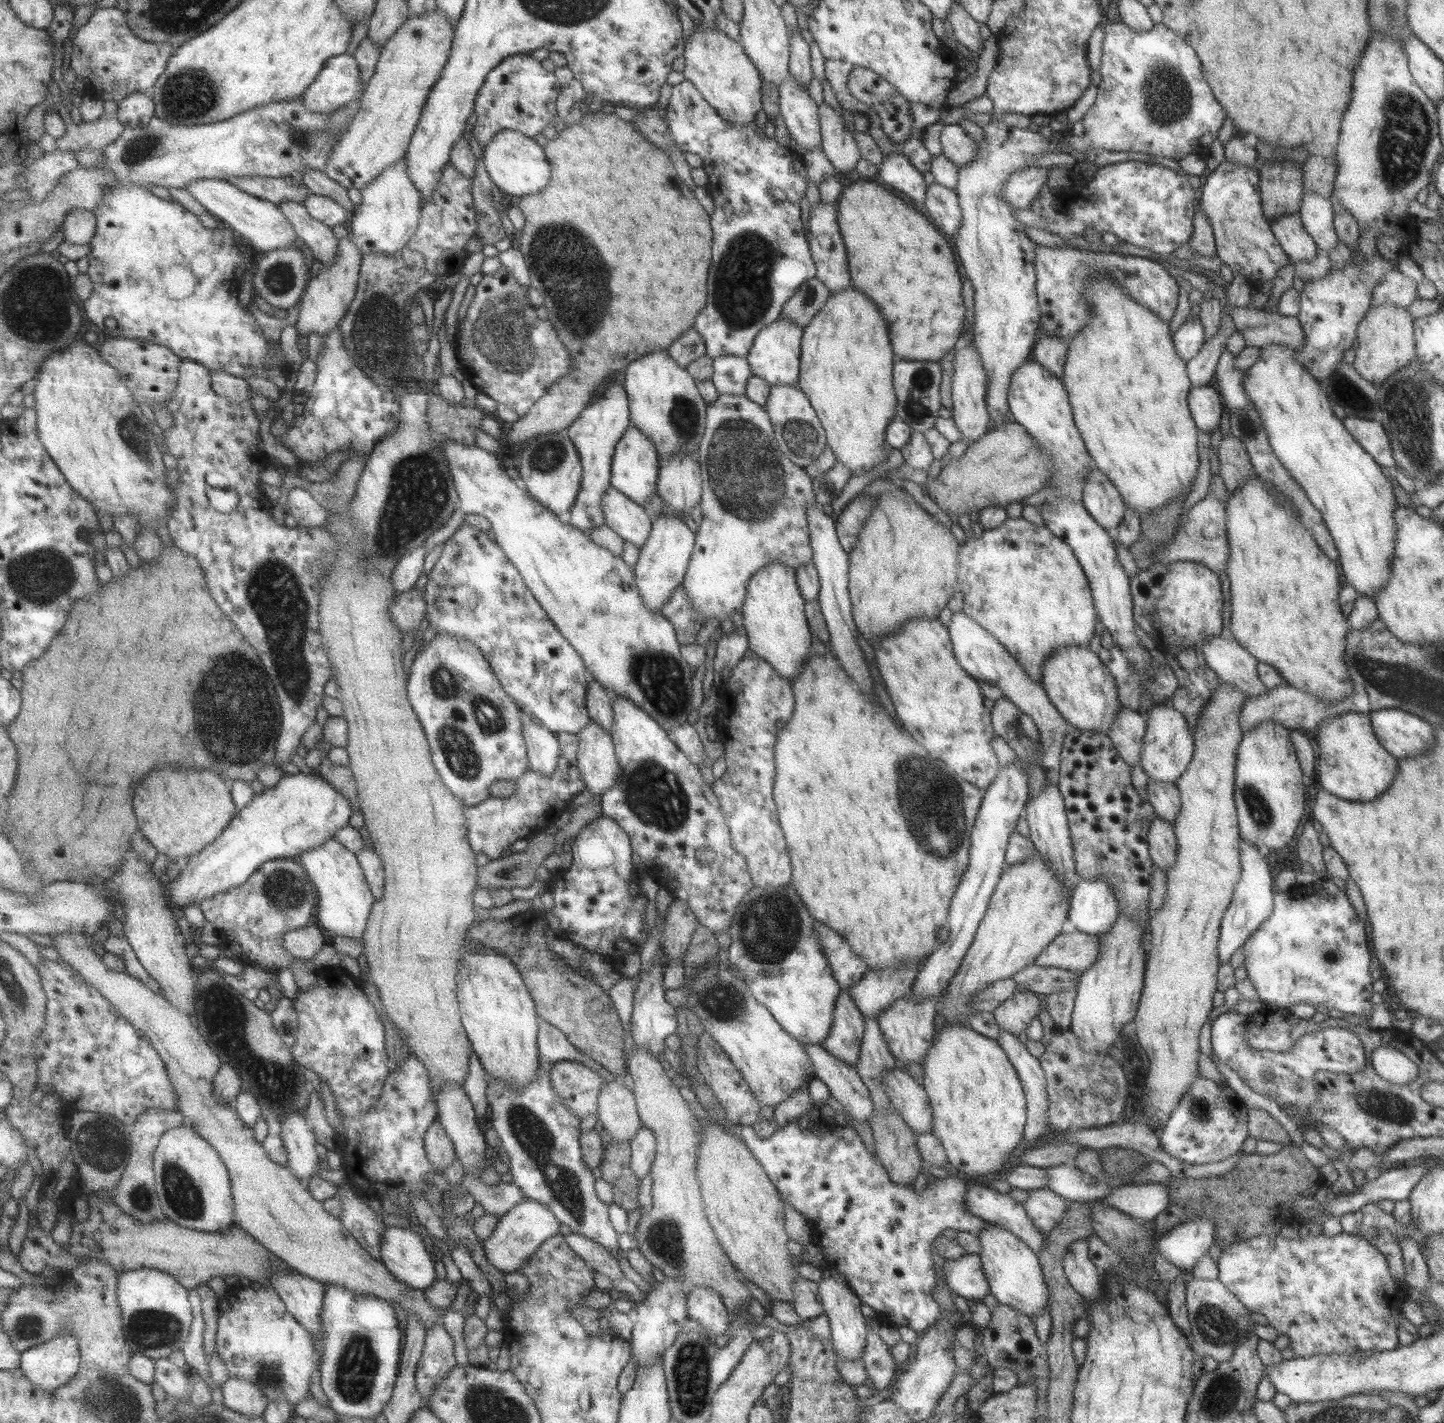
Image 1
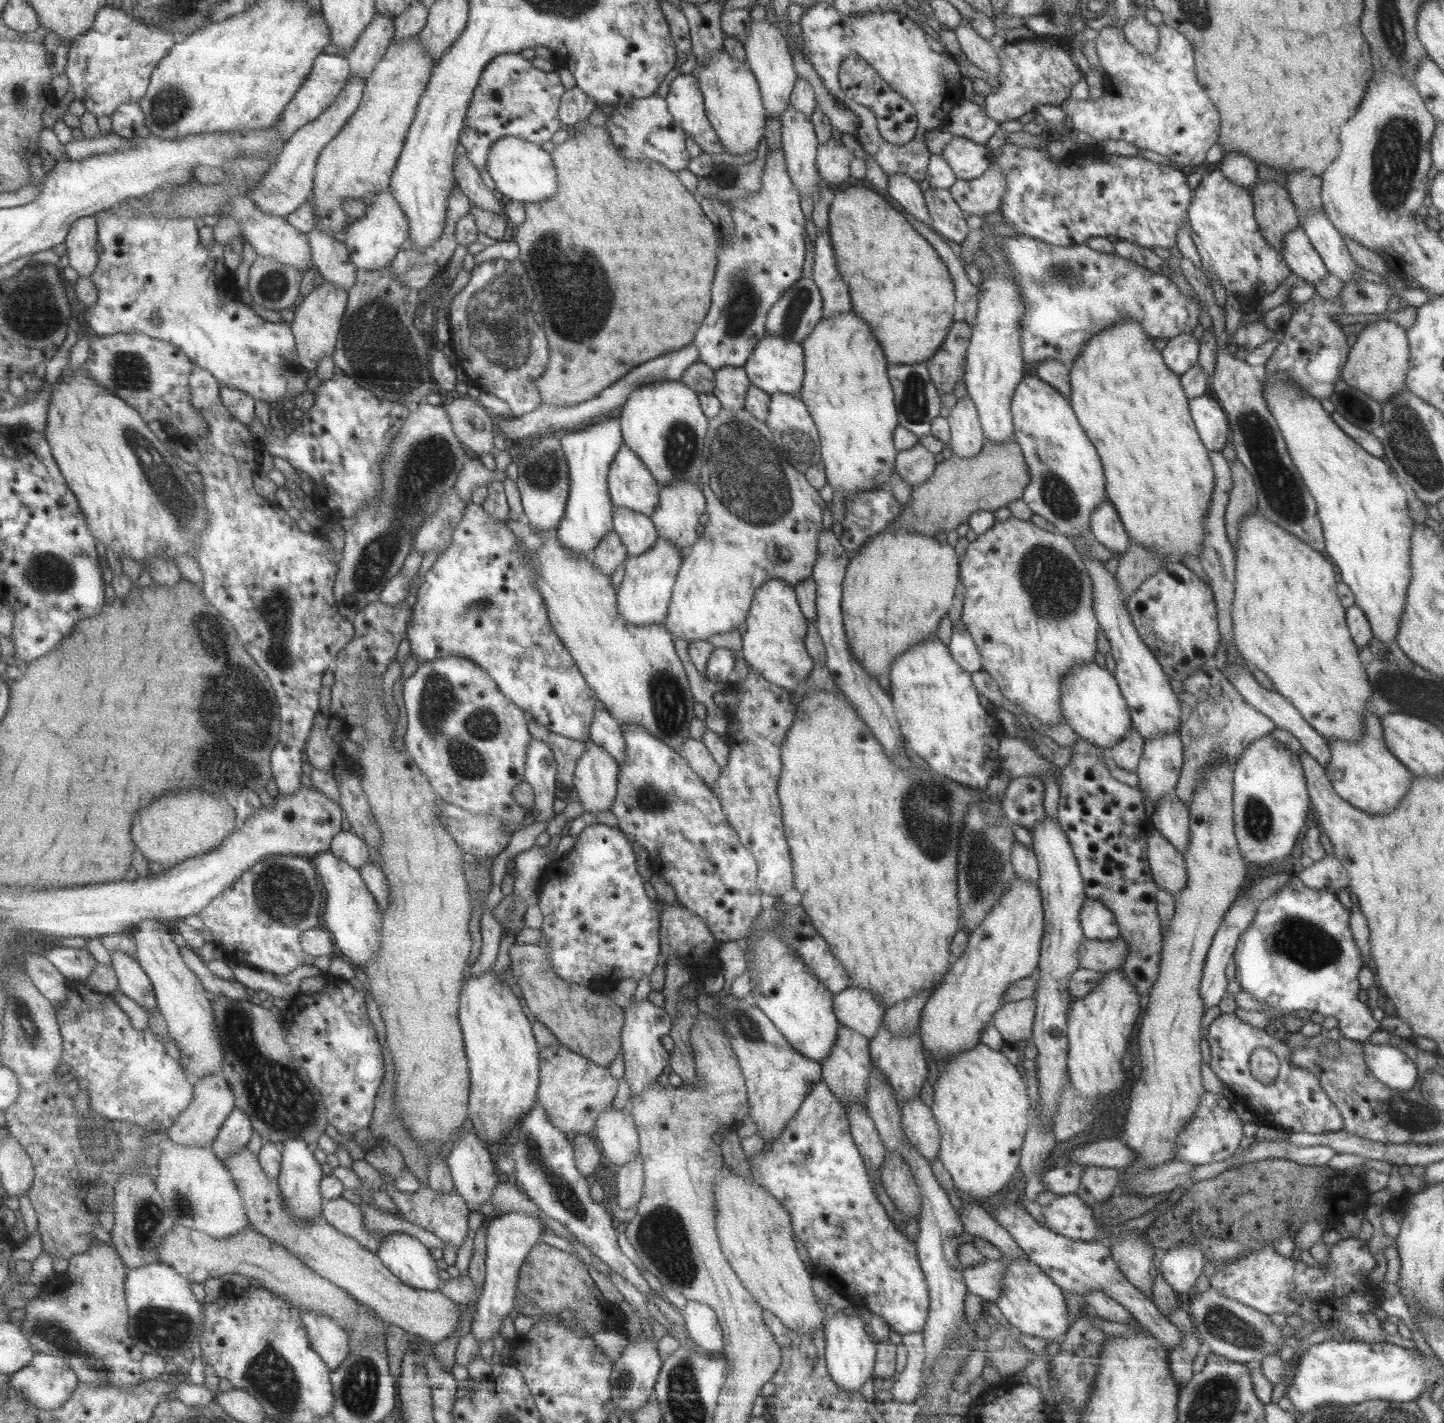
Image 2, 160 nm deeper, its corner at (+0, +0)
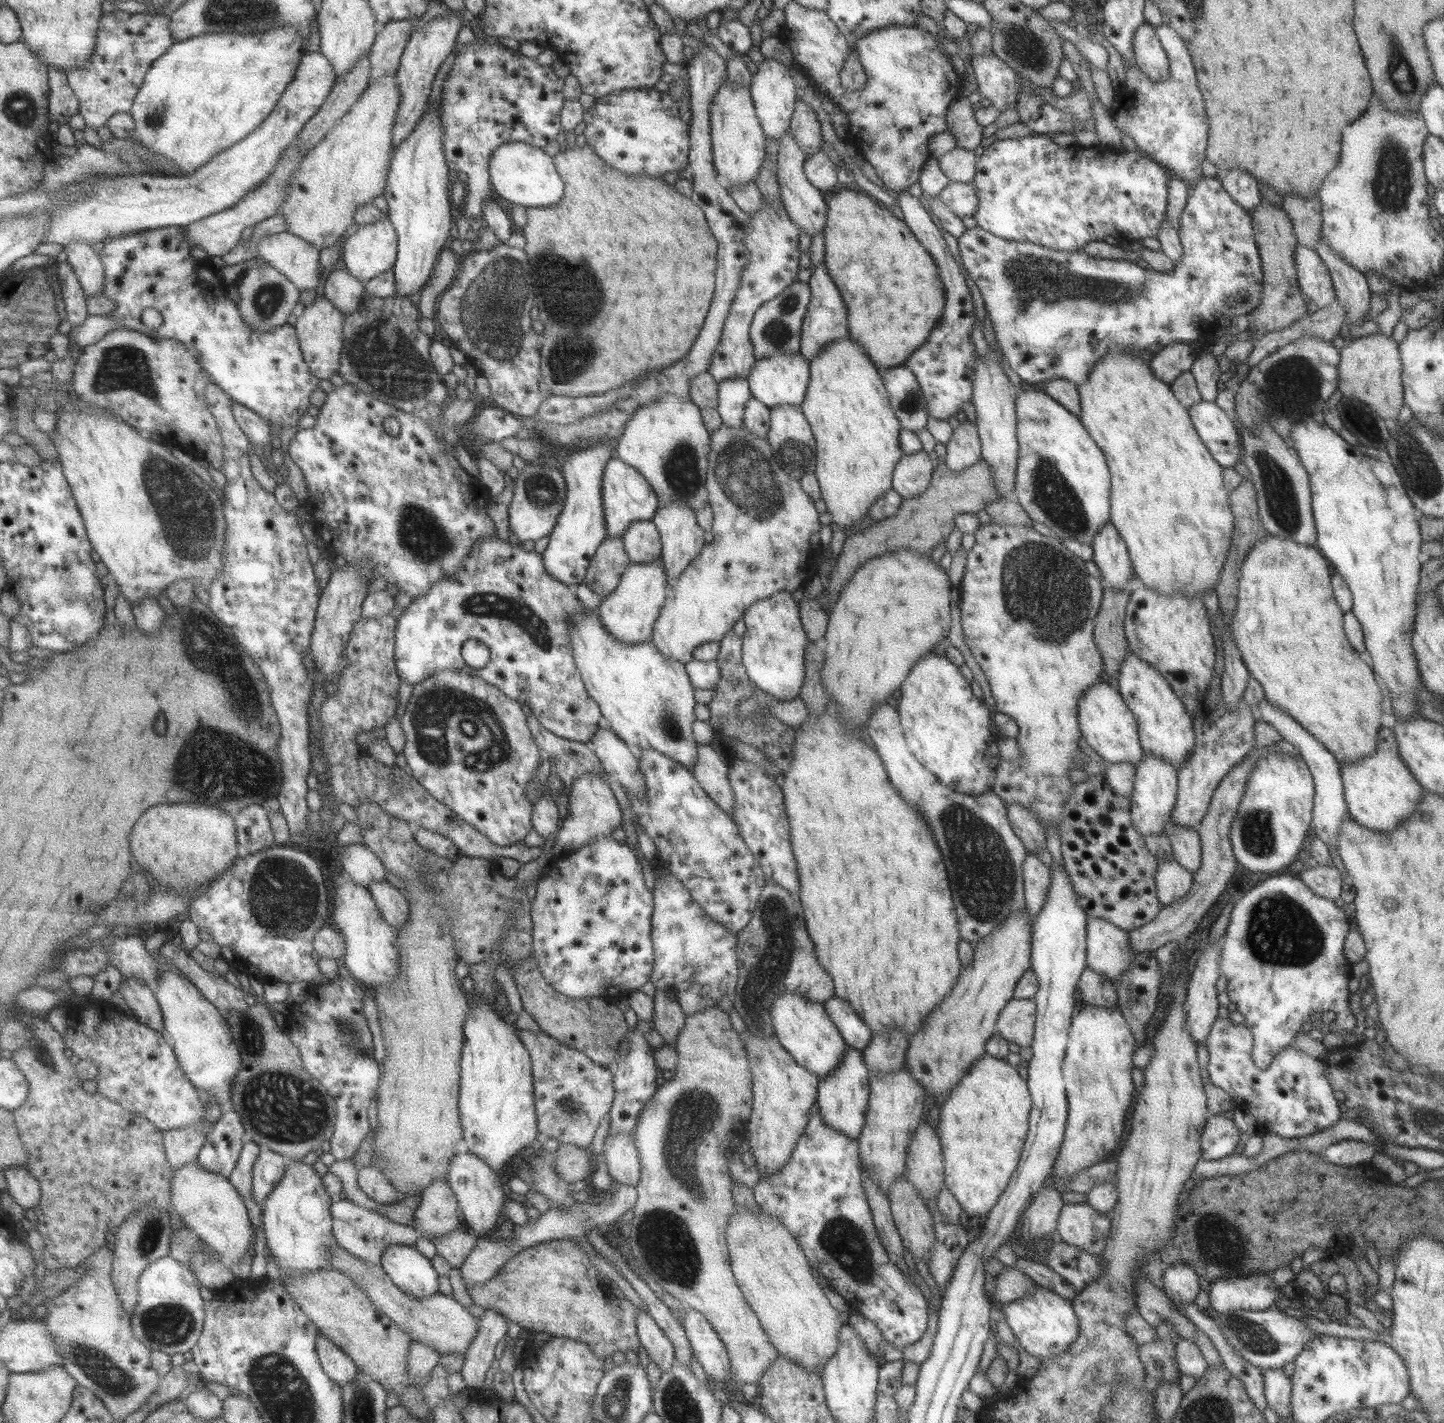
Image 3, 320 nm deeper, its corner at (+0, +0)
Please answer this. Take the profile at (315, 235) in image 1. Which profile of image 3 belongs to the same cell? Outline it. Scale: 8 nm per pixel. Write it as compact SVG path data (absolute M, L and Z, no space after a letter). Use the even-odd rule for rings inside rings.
M344 264L327 277L324 290L324 296L339 310L349 314L357 310L357 305L364 292L364 285L350 273Z

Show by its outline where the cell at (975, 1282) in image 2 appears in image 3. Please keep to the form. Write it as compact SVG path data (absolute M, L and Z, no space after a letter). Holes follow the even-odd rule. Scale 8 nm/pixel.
M1006 1266L1003 1272L993 1275L995 1290L993 1298L1000 1303L1013 1302L1023 1298L1034 1282L1017 1267Z

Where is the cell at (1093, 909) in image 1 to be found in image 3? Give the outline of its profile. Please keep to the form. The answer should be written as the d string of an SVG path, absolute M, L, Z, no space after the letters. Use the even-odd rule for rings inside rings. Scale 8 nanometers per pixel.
M1088 918L1086 923L1086 967L1117 986L1118 980L1132 965L1136 952L1130 949L1128 931L1111 925L1104 918Z

